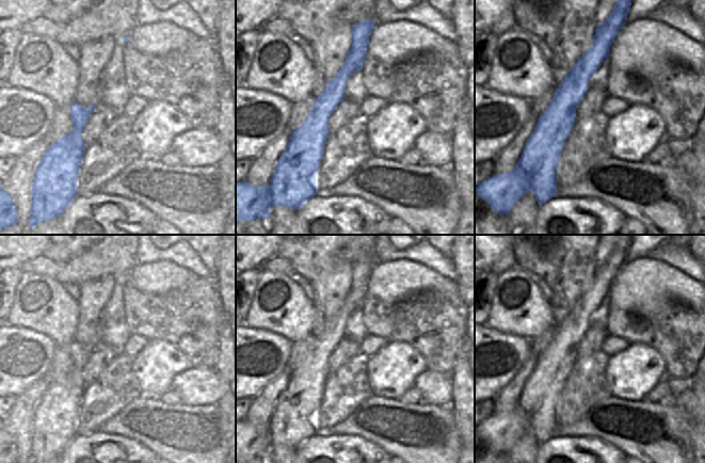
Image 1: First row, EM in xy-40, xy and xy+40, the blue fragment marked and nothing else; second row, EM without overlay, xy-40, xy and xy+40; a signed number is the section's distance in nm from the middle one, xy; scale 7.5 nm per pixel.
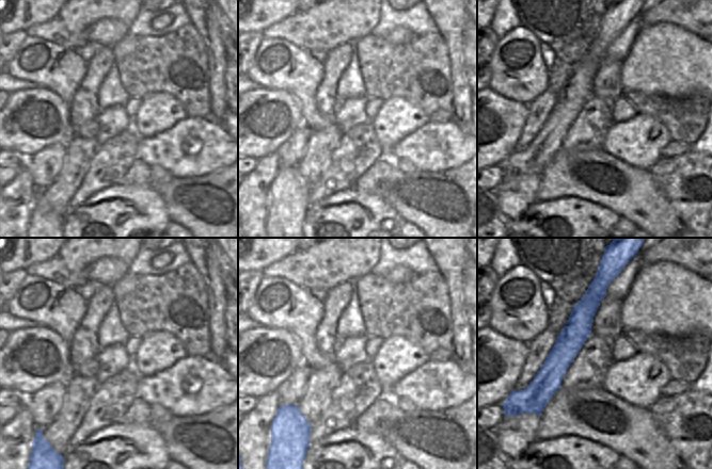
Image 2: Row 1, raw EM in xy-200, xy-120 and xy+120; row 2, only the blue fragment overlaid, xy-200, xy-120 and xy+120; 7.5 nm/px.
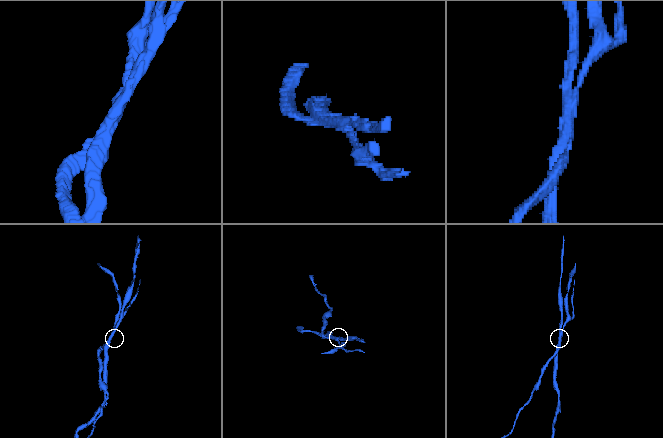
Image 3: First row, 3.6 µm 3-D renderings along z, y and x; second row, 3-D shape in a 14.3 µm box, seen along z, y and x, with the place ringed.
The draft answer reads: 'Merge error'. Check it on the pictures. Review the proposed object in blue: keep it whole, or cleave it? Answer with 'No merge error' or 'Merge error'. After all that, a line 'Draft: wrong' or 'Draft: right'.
Merge error.
Draft: right

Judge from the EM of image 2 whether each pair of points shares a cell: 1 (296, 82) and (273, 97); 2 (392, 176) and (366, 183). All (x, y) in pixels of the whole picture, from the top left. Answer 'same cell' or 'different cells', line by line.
1: different cells
2: same cell

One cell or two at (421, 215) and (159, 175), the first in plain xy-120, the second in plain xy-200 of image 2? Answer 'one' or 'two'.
two

